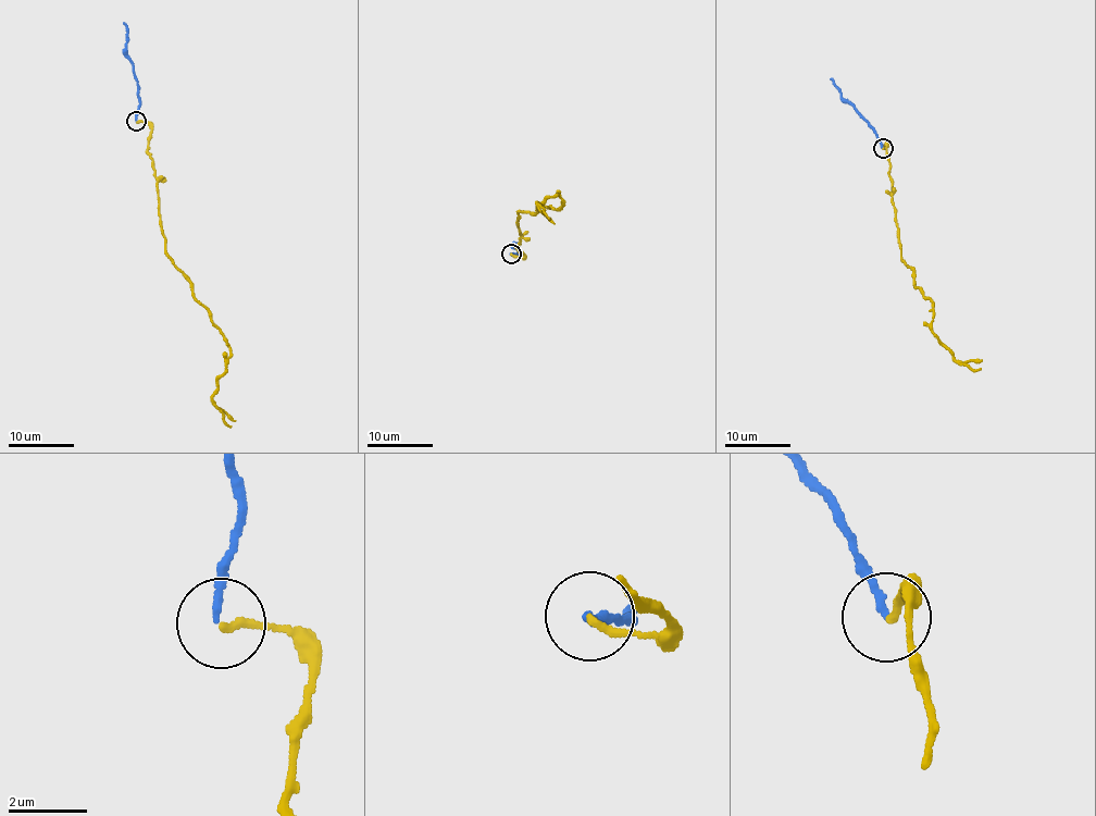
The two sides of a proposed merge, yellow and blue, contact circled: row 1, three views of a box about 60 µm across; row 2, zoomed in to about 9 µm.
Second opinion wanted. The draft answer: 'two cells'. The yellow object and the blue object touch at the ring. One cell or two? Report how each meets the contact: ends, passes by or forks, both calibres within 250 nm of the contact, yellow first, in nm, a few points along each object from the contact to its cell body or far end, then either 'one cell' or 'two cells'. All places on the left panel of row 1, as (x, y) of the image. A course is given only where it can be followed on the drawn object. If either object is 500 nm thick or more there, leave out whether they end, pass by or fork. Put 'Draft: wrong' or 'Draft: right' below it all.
yellow ends | blue ends | 200/160 nm | yellow via (136, 121), (151, 128), (147, 153), (157, 181), (165, 252), (231, 350), (212, 398), (231, 425) | blue via (136, 121), (139, 99), (127, 48), (127, 27), (124, 23) | one cell
Draft: wrong

